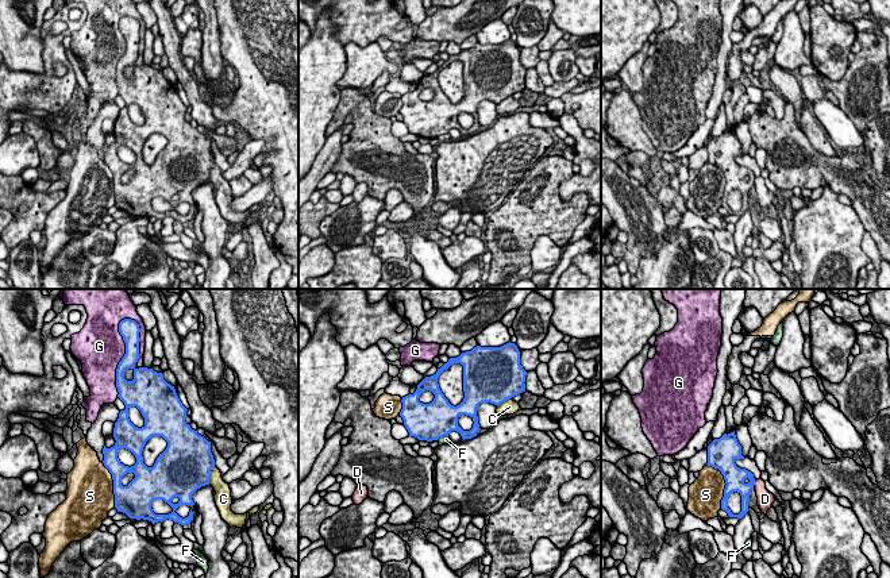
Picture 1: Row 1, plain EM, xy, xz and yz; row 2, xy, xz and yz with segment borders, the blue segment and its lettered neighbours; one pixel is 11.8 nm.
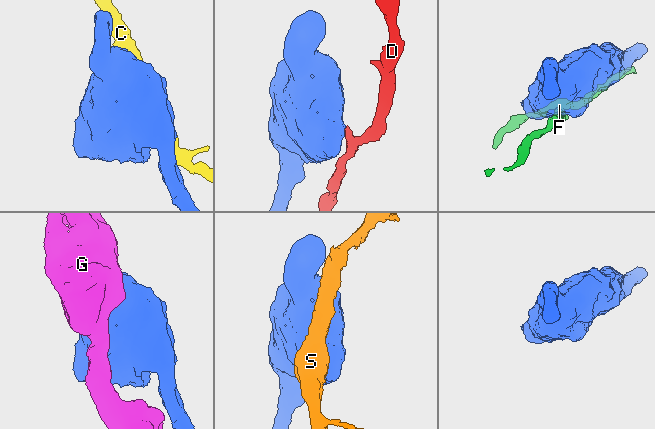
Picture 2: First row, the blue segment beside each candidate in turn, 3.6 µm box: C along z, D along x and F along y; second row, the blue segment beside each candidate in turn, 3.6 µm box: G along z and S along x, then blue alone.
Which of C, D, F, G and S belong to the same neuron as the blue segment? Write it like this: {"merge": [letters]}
{"merge": []}

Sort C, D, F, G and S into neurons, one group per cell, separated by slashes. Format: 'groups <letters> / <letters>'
groups C / D / F / G / S

